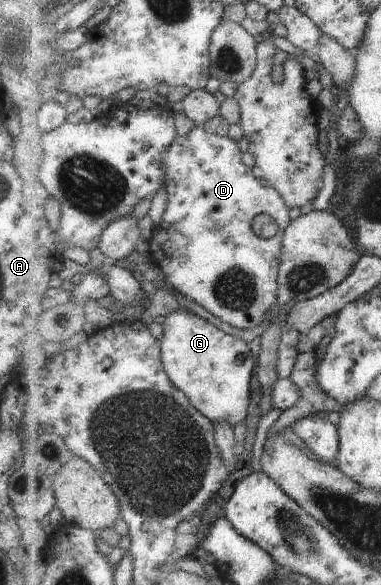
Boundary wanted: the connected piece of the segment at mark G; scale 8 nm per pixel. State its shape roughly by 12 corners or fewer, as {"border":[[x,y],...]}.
{"border":[[184,308],[163,365],[215,424],[244,423],[257,358]]}

